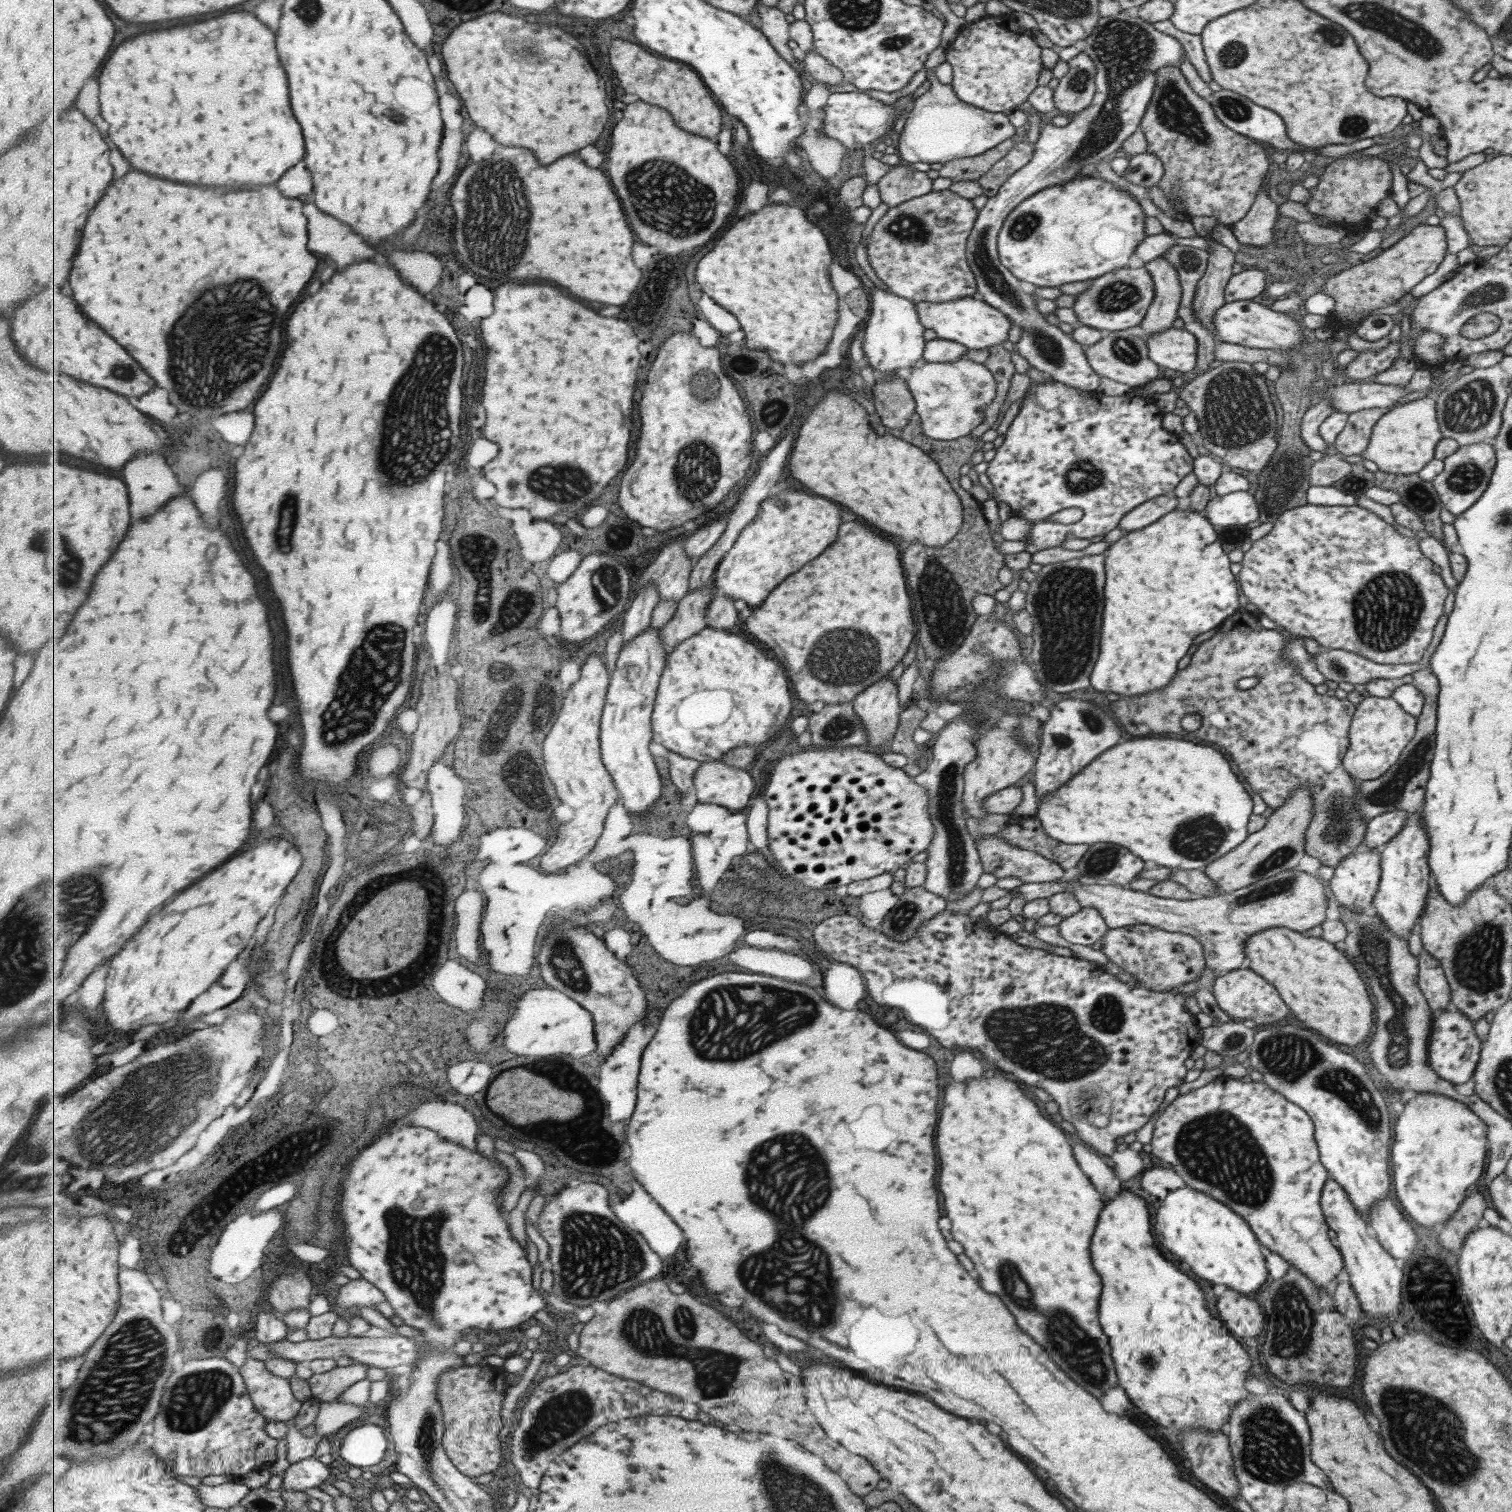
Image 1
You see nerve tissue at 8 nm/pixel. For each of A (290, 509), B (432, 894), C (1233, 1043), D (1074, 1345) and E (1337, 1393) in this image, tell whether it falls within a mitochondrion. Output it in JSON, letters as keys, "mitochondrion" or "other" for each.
{"A":"mitochondrion","B":"other","C":"mitochondrion","D":"mitochondrion","E":"other"}

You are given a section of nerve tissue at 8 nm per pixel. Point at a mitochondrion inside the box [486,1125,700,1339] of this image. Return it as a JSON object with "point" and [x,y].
{"point":[597,1257]}

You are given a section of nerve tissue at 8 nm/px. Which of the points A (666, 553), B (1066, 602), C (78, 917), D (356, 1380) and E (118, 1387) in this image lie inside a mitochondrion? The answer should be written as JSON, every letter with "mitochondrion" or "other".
{"A":"other","B":"mitochondrion","C":"mitochondrion","D":"other","E":"mitochondrion"}

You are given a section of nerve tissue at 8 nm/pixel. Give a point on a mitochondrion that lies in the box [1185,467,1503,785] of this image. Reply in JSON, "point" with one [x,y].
{"point":[1385,611]}

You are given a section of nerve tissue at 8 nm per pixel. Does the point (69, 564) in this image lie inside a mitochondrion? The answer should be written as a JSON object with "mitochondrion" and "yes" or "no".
{"mitochondrion":"yes"}

